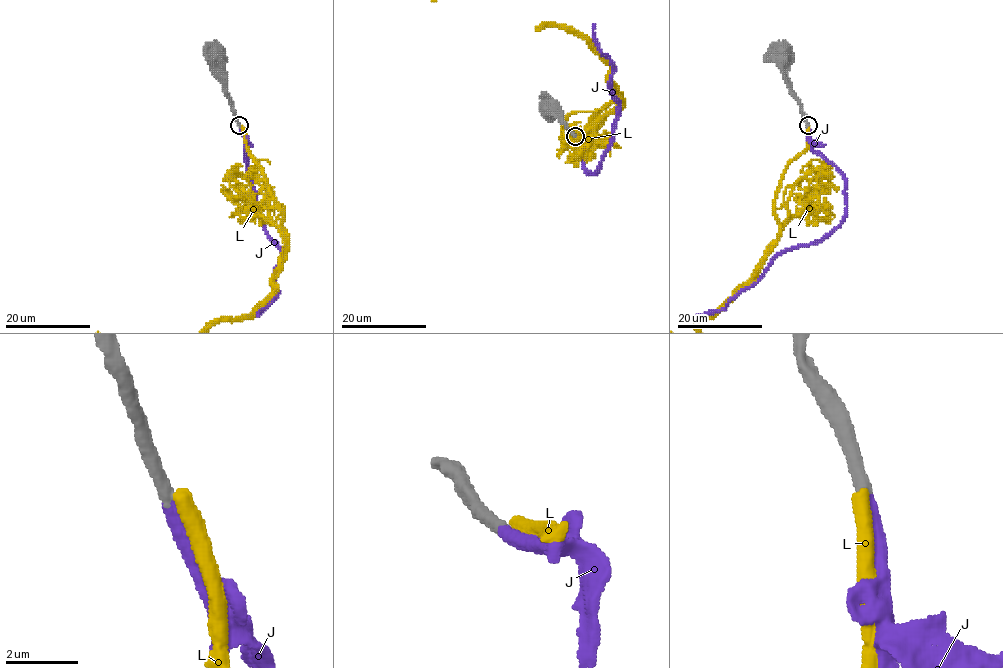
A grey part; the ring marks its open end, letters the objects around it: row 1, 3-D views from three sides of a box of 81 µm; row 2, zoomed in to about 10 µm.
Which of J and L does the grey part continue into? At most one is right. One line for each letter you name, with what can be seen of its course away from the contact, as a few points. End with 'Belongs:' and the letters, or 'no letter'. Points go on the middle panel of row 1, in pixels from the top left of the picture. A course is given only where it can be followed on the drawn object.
J: it runs (575, 136), (581, 164), (593, 174), (610, 145), (617, 106), (613, 65), (599, 51), (593, 24)
Belongs: J

